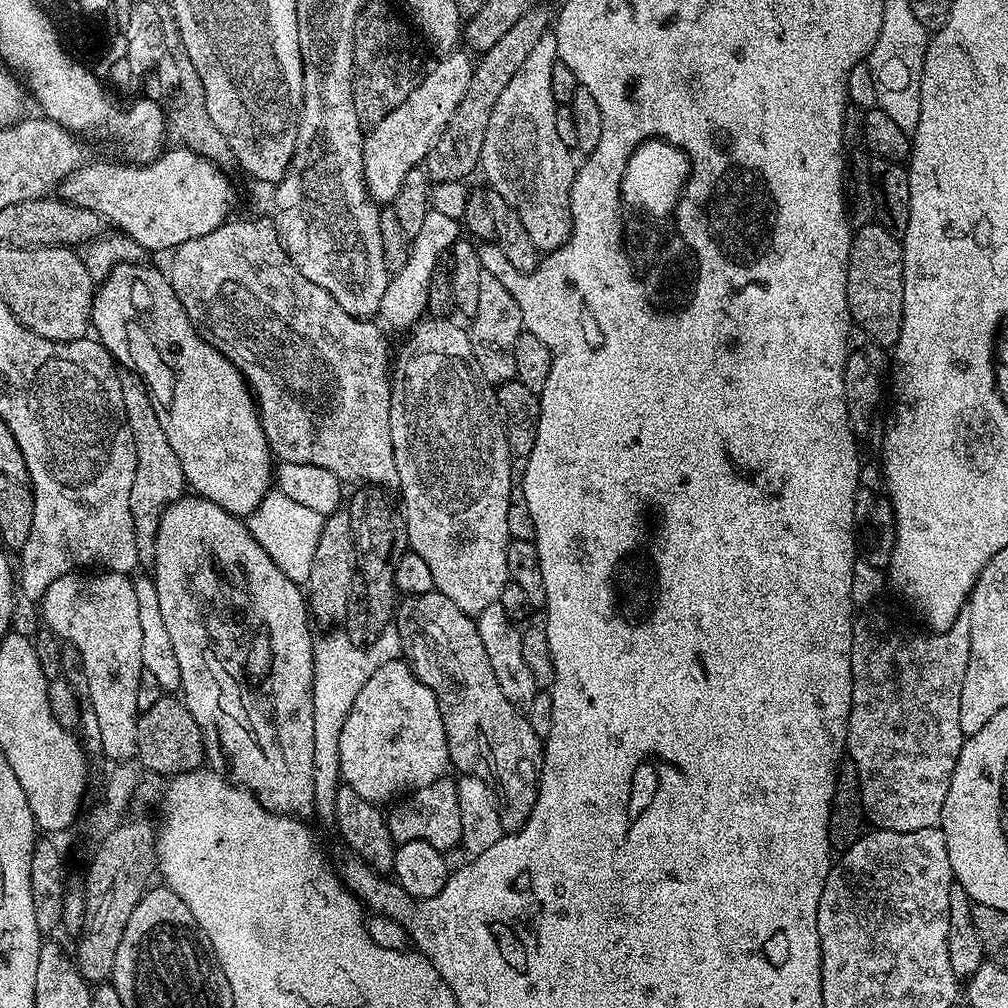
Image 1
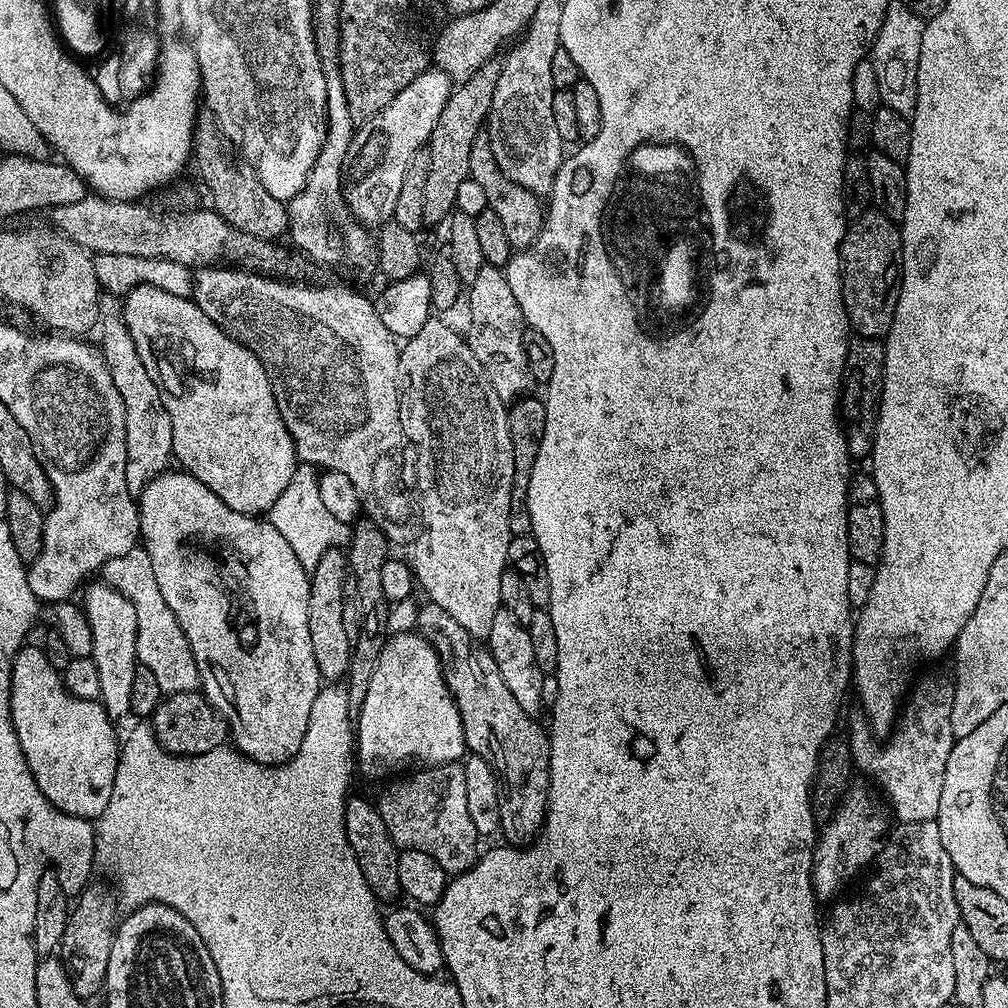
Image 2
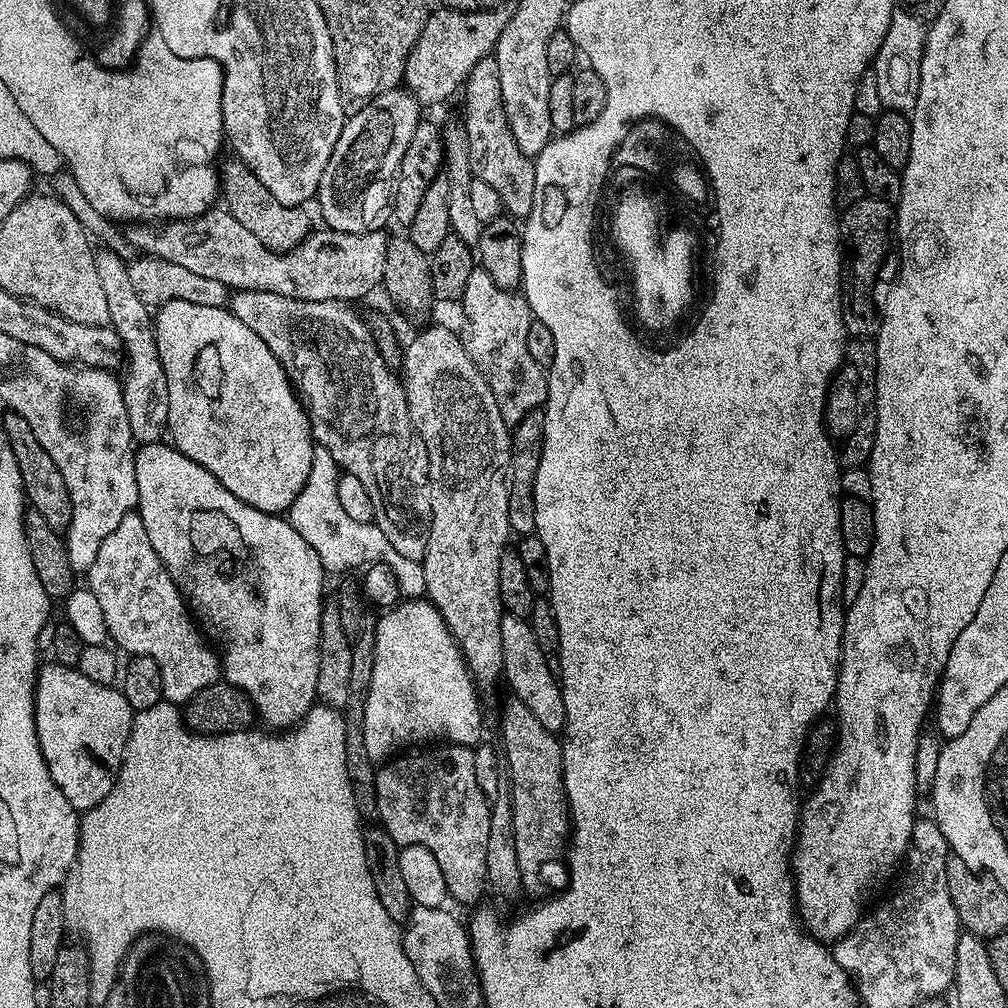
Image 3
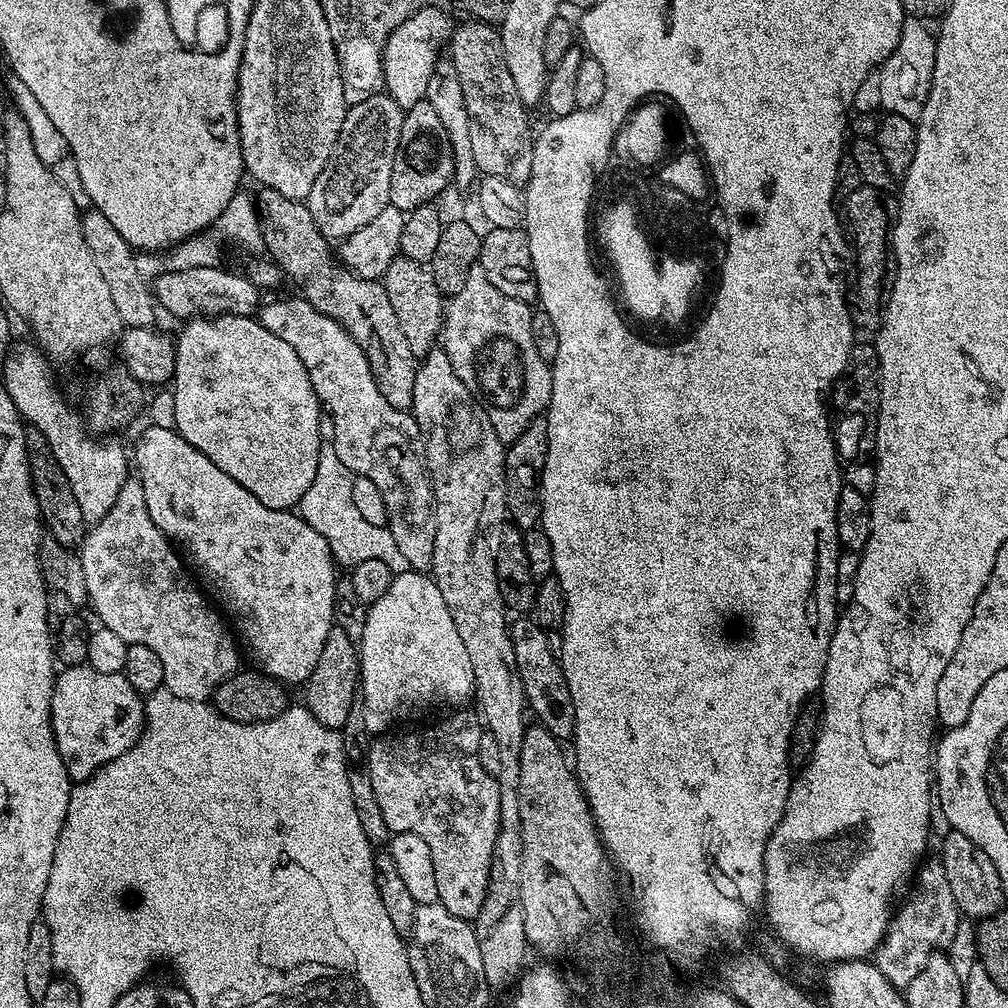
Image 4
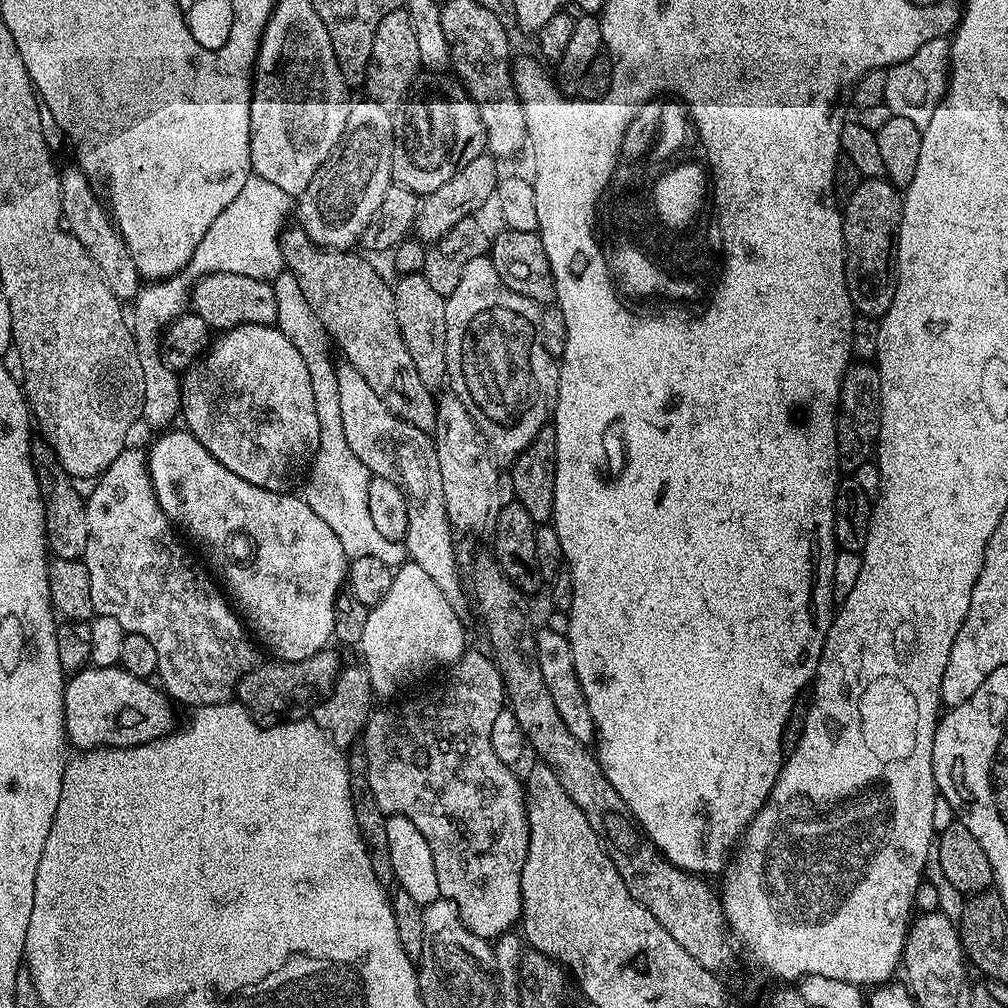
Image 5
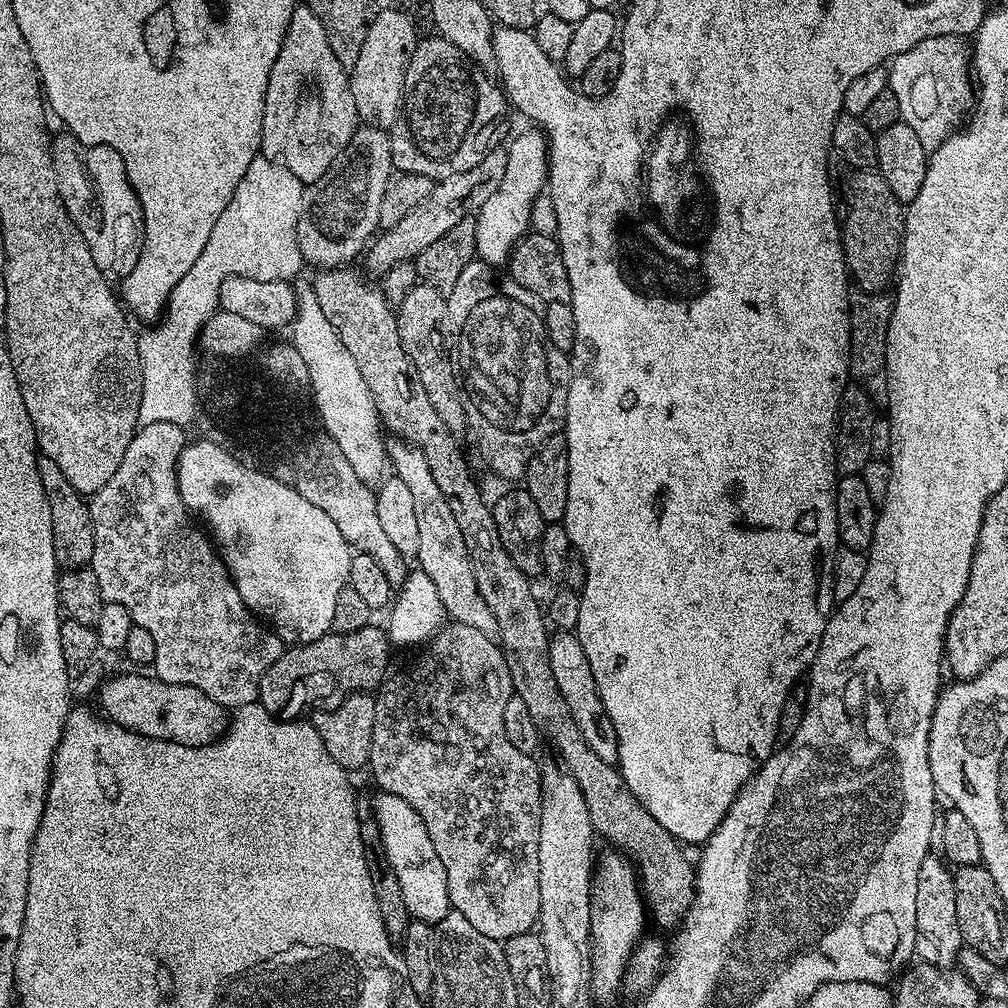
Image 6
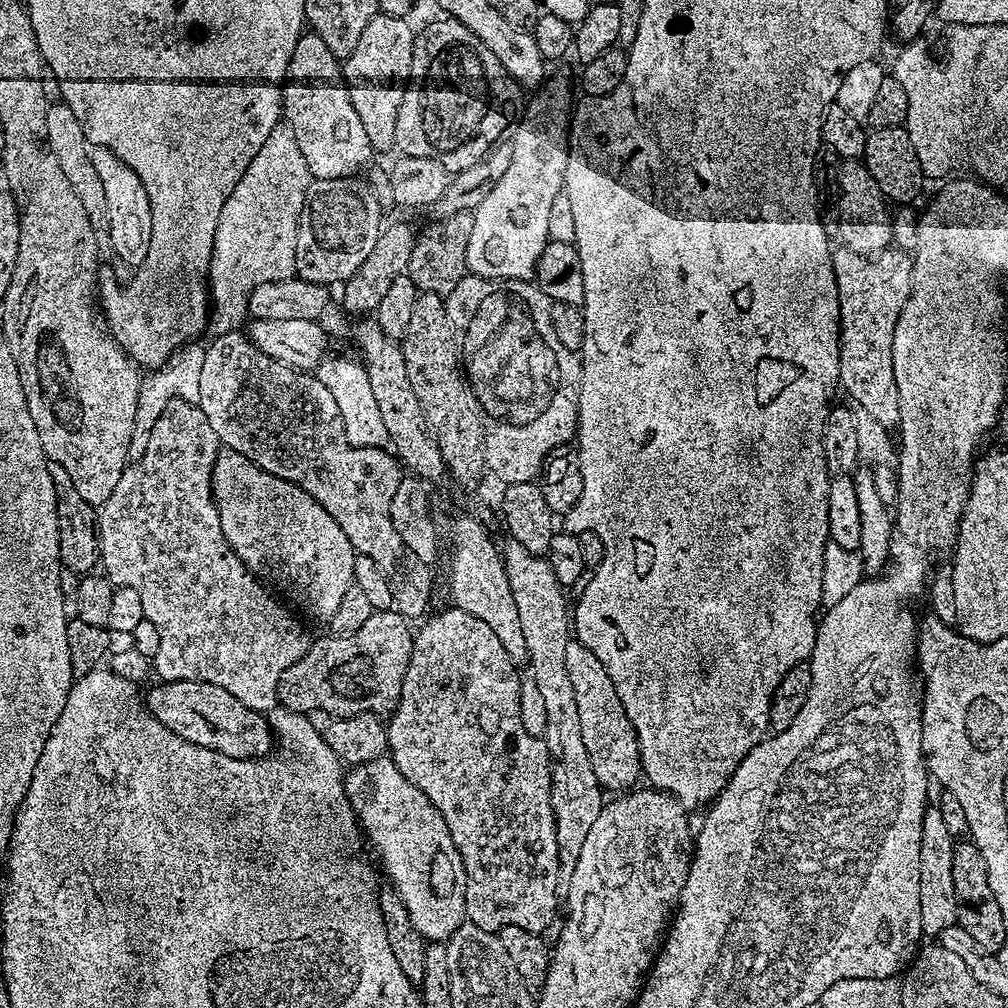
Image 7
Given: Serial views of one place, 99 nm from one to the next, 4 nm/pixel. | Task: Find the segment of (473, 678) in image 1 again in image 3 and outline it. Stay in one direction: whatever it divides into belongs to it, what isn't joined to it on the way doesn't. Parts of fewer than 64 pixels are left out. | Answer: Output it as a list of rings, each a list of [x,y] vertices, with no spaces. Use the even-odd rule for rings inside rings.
[[[520,700],[509,701],[500,712],[500,736],[504,739],[506,775],[512,783],[514,850],[518,850],[520,882],[525,893],[536,896],[532,898],[548,898],[563,892],[568,882],[565,860],[573,822],[564,793],[561,741]]]

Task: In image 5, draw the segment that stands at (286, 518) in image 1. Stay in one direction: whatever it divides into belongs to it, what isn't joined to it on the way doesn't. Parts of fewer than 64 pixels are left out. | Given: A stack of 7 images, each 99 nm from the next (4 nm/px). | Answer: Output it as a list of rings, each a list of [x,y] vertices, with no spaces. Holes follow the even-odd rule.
[[[285,270],[278,273],[271,281],[271,285],[274,290],[274,302],[278,302],[276,324],[280,331],[285,332],[292,339],[298,354],[302,354],[302,362],[306,362],[306,370],[310,370],[310,386],[314,386],[314,406],[318,410],[320,447],[317,448],[316,455],[311,461],[312,473],[308,476],[308,485],[302,492],[302,499],[310,506],[310,510],[314,510],[314,514],[318,514],[318,518],[322,518],[322,522],[326,522],[326,526],[330,526],[330,530],[334,530],[334,534],[338,534],[338,542],[342,542],[342,550],[345,556],[352,560],[374,558],[378,554],[376,548],[368,548],[368,544],[364,540],[356,540],[351,544],[348,537],[348,532],[352,532],[356,528],[356,520],[361,520],[361,524],[367,526],[366,532],[369,537],[378,537],[378,529],[370,524],[370,506],[368,505],[370,473],[367,466],[358,458],[358,454],[354,454],[354,450],[350,450],[350,442],[346,442],[346,430],[342,430],[342,406],[339,402],[338,378],[336,377],[337,365],[332,364],[332,356],[328,353],[329,341],[324,327],[318,322],[314,310],[310,310],[310,302],[306,302],[306,294],[302,294],[298,278],[294,278],[292,272]]]

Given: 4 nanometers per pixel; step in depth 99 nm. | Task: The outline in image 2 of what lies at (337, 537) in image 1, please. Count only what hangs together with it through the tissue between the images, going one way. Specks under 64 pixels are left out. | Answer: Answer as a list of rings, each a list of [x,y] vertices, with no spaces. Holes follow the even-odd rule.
[[[339,547],[322,554],[318,566],[310,569],[310,602],[306,606],[306,618],[310,622],[310,643],[314,646],[314,662],[318,662],[320,678],[324,682],[343,681],[354,660],[350,638],[346,638],[346,622],[342,622],[344,591],[349,579],[348,558]]]

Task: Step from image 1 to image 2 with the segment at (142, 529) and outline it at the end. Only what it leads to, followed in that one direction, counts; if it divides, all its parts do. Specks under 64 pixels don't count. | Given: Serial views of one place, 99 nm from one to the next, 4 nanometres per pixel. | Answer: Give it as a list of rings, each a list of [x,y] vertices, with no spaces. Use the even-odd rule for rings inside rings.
[[[101,295],[98,328],[104,331],[99,347],[126,410],[126,486],[133,494],[139,494],[152,479],[169,471],[173,463],[172,419],[155,375],[136,352],[134,338],[130,338],[124,321],[121,301],[115,295]]]

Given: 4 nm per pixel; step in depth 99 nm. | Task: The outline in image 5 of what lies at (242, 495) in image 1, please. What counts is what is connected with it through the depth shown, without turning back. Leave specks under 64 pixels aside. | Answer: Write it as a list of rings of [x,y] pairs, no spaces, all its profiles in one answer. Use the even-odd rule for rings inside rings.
[[[240,324],[237,328],[221,331],[217,336],[211,341],[203,357],[204,368],[198,369],[199,367],[193,366],[183,373],[180,390],[182,420],[184,416],[185,422],[188,423],[185,424],[187,431],[191,432],[198,442],[202,442],[202,446],[206,446],[206,450],[210,450],[210,454],[214,454],[214,458],[218,458],[218,462],[226,466],[226,470],[238,474],[238,478],[246,478],[246,482],[259,488],[265,488],[271,492],[281,491],[285,487],[283,484],[287,482],[288,475],[299,464],[307,465],[320,447],[318,410],[314,406],[314,386],[310,386],[310,370],[306,370],[306,362],[302,362],[302,354],[298,354],[292,339],[285,332],[280,331],[279,327],[270,324]]]

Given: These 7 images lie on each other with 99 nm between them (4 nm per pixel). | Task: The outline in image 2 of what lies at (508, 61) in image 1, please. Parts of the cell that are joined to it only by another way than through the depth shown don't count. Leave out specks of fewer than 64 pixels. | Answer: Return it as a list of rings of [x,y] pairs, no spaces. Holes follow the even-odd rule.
[[[493,58],[486,61],[470,78],[459,81],[453,87],[446,106],[442,106],[442,114],[438,114],[438,126],[434,126],[432,136],[426,145],[428,169],[426,170],[426,187],[422,205],[422,218],[425,225],[443,225],[451,217],[456,208],[458,186],[469,179],[470,150],[474,150],[474,142],[482,134],[488,112],[492,109],[492,95],[498,86],[501,61]]]

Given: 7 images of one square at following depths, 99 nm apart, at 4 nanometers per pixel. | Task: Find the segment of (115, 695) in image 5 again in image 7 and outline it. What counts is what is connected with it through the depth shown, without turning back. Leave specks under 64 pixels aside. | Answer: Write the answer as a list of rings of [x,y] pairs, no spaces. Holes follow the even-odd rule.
[[[165,680],[156,682],[146,692],[148,712],[166,726],[185,744],[202,746],[206,750],[214,750],[218,754],[226,754],[226,758],[250,760],[269,755],[274,748],[274,728],[267,724],[261,713],[250,710],[234,698],[222,686],[214,686],[210,682],[190,682],[189,680]]]

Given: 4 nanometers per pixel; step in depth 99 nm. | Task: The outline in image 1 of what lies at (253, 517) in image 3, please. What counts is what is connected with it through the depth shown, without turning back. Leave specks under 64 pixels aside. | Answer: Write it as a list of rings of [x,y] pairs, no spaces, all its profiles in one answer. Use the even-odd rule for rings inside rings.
[[[161,536],[156,537],[156,555],[150,565],[156,571],[154,583],[158,590],[158,602],[162,610],[162,622],[166,622],[166,630],[170,634],[170,643],[174,646],[174,655],[178,658],[180,671],[180,687],[184,705],[194,714],[194,722],[204,735],[204,754],[209,765],[223,774],[233,785],[245,784],[253,792],[255,803],[261,804],[270,812],[289,818],[308,818],[314,812],[314,789],[318,783],[316,772],[318,766],[314,762],[314,702],[312,687],[314,686],[314,635],[308,629],[304,618],[308,618],[310,609],[306,603],[305,593],[301,585],[295,584],[276,564],[270,566],[250,566],[254,582],[238,589],[226,602],[214,602],[198,598],[198,594],[189,585],[182,582],[185,568],[180,568],[182,553],[175,546],[169,546]]]

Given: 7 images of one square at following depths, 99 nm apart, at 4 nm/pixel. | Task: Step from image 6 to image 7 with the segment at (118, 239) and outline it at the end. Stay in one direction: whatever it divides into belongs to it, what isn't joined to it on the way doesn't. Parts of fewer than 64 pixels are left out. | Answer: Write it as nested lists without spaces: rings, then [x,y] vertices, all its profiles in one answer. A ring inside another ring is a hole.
[[[93,147],[90,154],[94,170],[101,179],[102,190],[105,191],[107,222],[104,232],[108,234],[110,248],[130,268],[140,267],[149,253],[150,233],[153,230],[149,195],[134,170],[130,170],[113,151]]]

